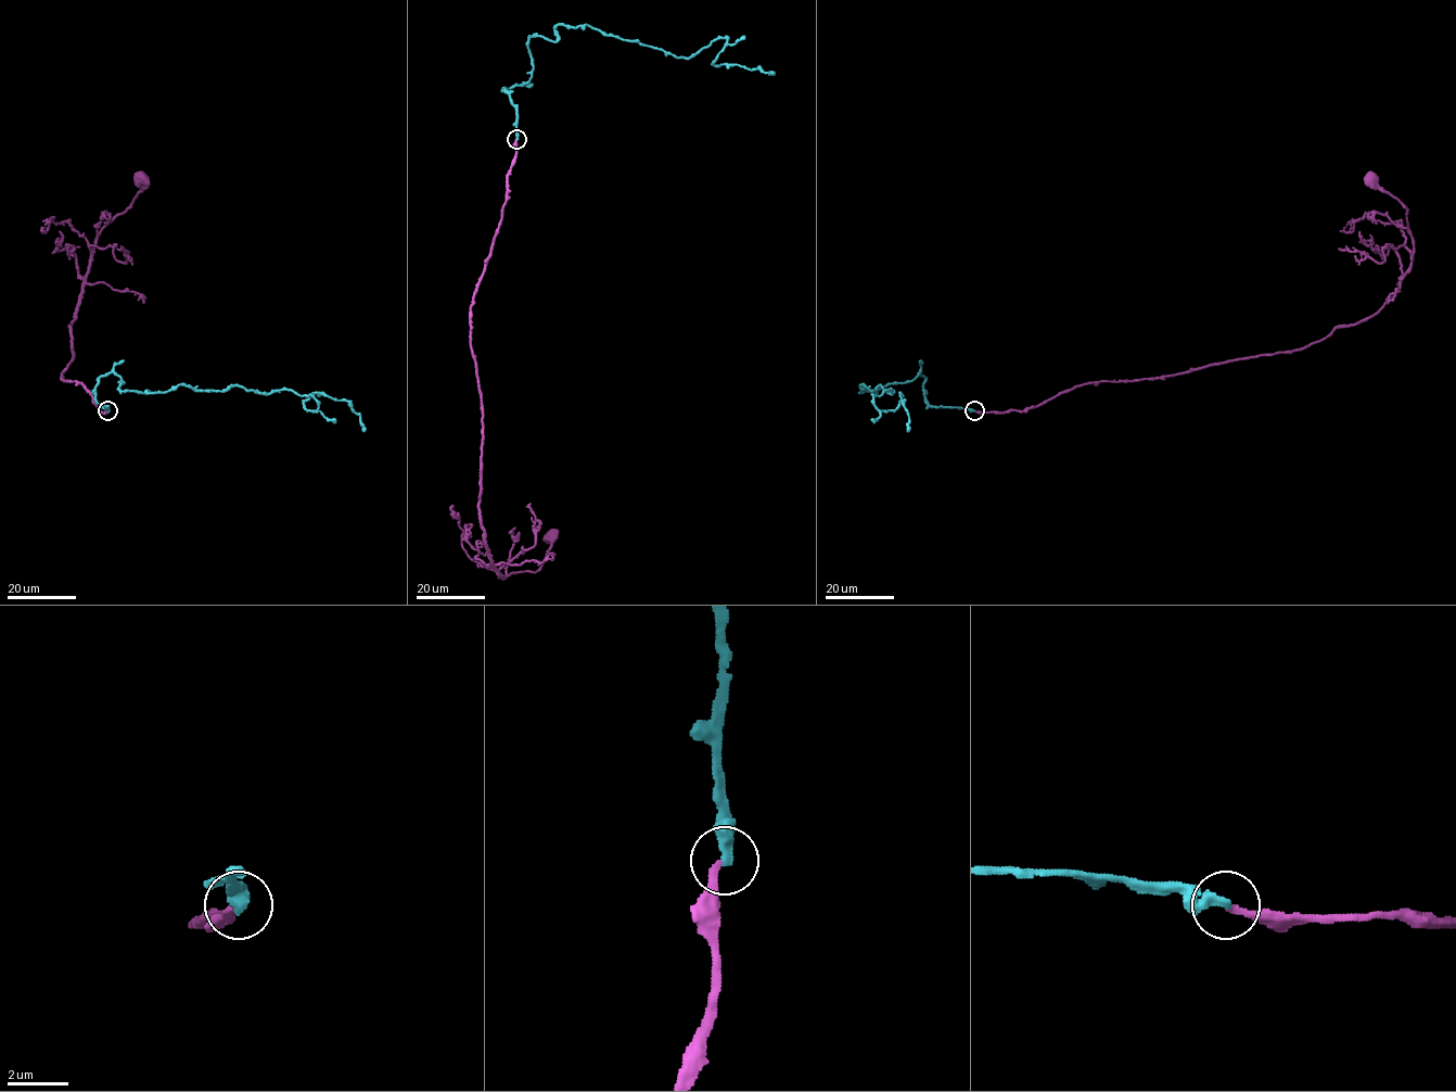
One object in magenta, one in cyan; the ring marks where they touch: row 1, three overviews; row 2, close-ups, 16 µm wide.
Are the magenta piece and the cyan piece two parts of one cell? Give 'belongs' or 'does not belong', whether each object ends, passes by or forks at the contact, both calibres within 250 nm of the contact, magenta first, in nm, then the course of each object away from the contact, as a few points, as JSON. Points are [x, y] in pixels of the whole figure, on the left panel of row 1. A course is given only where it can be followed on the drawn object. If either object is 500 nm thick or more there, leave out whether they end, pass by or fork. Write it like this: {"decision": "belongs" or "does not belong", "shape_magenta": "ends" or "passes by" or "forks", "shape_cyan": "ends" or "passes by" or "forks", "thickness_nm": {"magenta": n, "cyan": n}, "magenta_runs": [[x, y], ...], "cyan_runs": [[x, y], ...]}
{"decision": "does not belong", "shape_magenta": "ends", "shape_cyan": "ends", "thickness_nm": {"magenta": 220, "cyan": 380}, "magenta_runs": [[107, 411], [98, 410], [81, 383], [62, 375], [73, 358], [69, 327], [94, 240], [132, 202], [141, 179]], "cyan_runs": [[109, 410], [96, 385], [115, 372], [147, 393], [290, 389], [308, 410], [320, 392], [364, 431]]}

